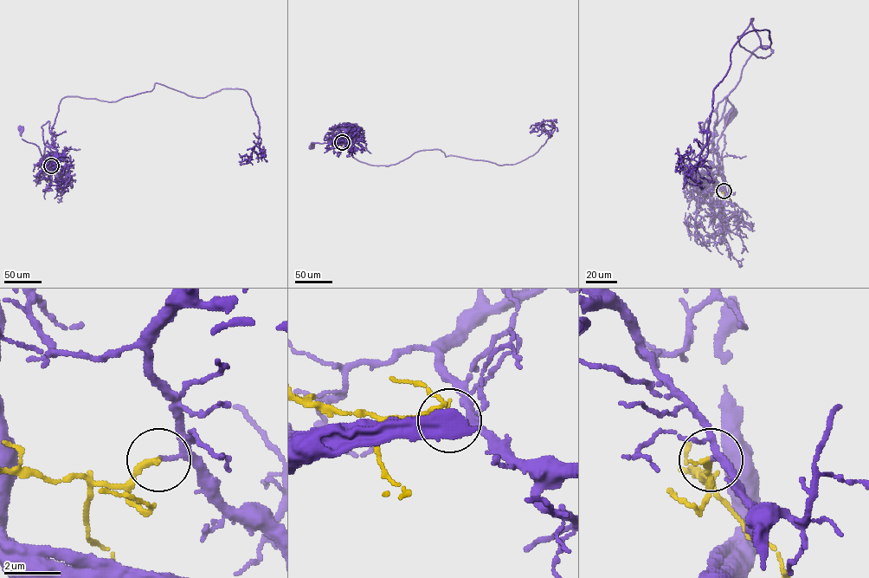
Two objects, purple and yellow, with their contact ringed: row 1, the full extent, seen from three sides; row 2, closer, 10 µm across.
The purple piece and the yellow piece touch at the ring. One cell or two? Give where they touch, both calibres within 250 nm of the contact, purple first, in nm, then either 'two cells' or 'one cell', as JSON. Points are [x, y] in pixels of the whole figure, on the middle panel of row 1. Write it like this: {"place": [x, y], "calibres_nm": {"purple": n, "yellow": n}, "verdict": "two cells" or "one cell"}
{"place": [342, 142], "calibres_nm": {"purple": 130, "yellow": 240}, "verdict": "one cell"}

